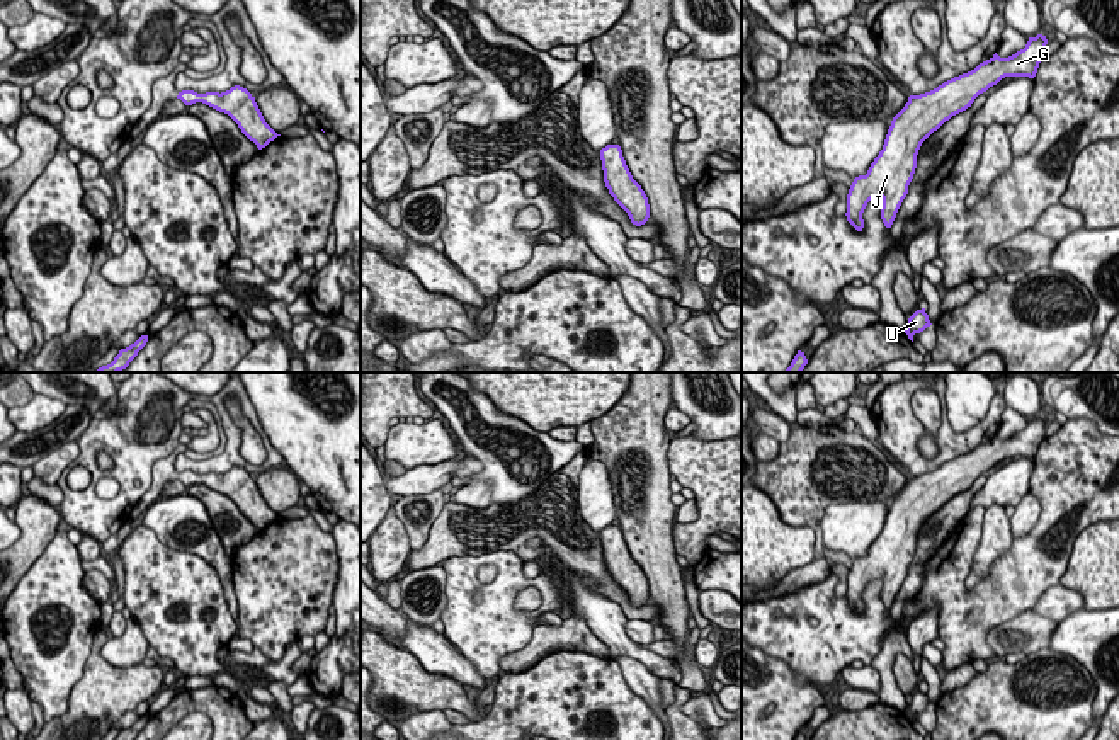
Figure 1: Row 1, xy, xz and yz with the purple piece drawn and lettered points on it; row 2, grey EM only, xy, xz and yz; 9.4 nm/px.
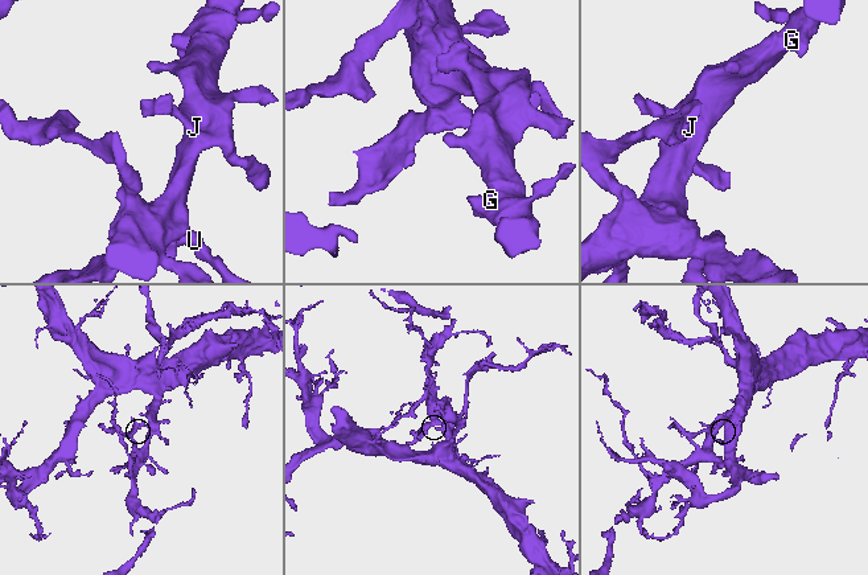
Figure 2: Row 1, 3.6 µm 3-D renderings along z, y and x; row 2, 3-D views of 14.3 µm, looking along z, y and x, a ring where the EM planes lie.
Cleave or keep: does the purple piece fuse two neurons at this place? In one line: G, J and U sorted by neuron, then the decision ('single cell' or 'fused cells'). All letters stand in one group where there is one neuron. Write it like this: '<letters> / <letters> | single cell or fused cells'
G J U | single cell

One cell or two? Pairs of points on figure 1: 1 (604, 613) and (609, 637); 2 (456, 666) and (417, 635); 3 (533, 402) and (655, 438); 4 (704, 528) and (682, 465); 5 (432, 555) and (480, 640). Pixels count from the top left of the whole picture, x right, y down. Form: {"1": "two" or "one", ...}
{"1": "one", "2": "one", "3": "two", "4": "one", "5": "two"}

